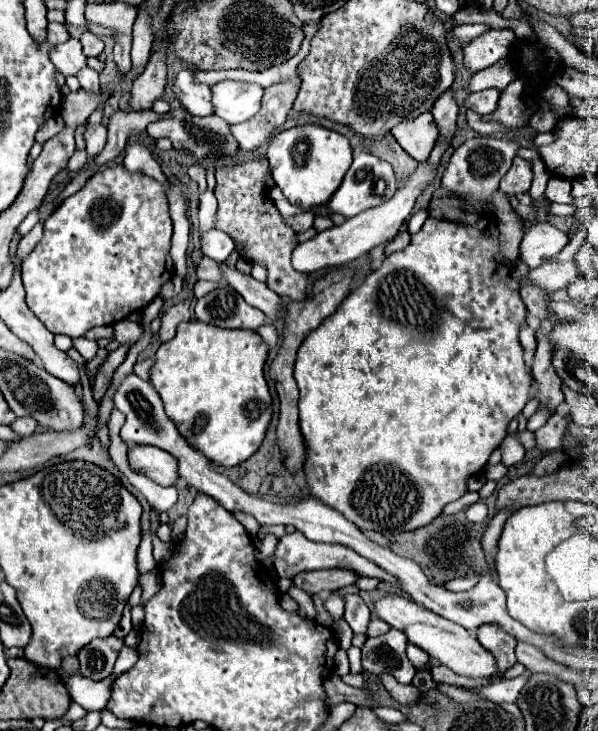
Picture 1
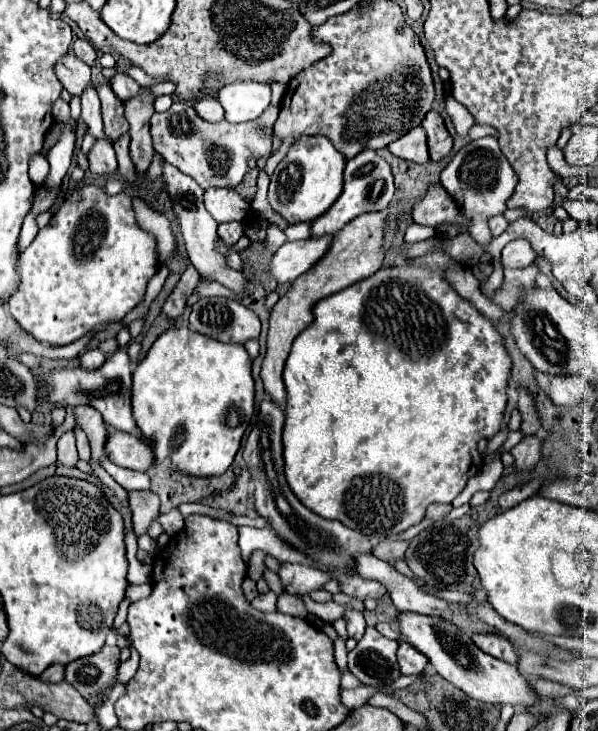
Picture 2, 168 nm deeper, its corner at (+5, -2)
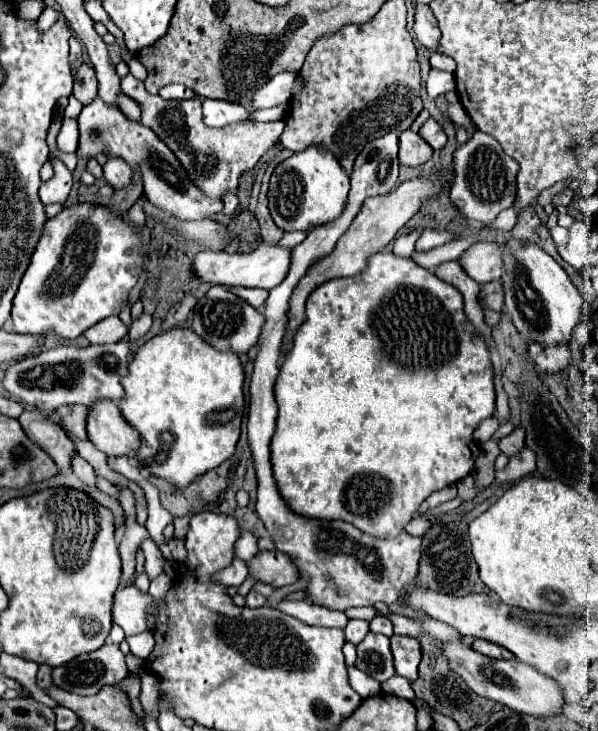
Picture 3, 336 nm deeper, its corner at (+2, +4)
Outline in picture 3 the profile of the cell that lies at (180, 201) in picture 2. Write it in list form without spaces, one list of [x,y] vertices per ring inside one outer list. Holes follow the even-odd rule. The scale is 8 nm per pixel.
[[[94,98],[90,104],[82,108],[78,116],[78,124],[80,124],[80,146],[76,152],[78,156],[94,158],[98,152],[120,156],[132,168],[134,166],[140,168],[142,180],[144,180],[144,194],[154,206],[166,210],[180,222],[192,222],[192,220],[218,222],[216,214],[224,210],[222,200],[206,198],[206,194],[202,194],[202,190],[198,190],[198,186],[190,182],[178,158],[168,150],[168,146],[150,128],[142,126],[140,122],[126,120],[126,116],[118,108],[104,104],[100,98]]]

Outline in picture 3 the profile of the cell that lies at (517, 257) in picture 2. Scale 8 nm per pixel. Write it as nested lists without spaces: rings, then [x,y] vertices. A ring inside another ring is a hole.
[[[478,242],[460,256],[460,264],[466,274],[478,284],[498,280],[502,276],[502,250],[506,246],[498,242]]]

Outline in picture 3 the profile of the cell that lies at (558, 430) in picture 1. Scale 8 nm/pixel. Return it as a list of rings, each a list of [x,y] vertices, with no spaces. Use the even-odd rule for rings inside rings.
[[[522,448],[518,454],[510,456],[510,462],[504,470],[496,472],[496,482],[504,484],[504,482],[520,480],[522,476],[526,476],[534,470],[536,470],[536,454],[530,448]]]

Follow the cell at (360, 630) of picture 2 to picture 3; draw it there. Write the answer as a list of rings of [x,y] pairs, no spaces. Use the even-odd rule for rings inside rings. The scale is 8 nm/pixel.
[[[350,620],[348,626],[344,628],[346,632],[346,640],[350,640],[352,644],[360,644],[364,640],[364,636],[368,634],[368,622],[366,620]]]

